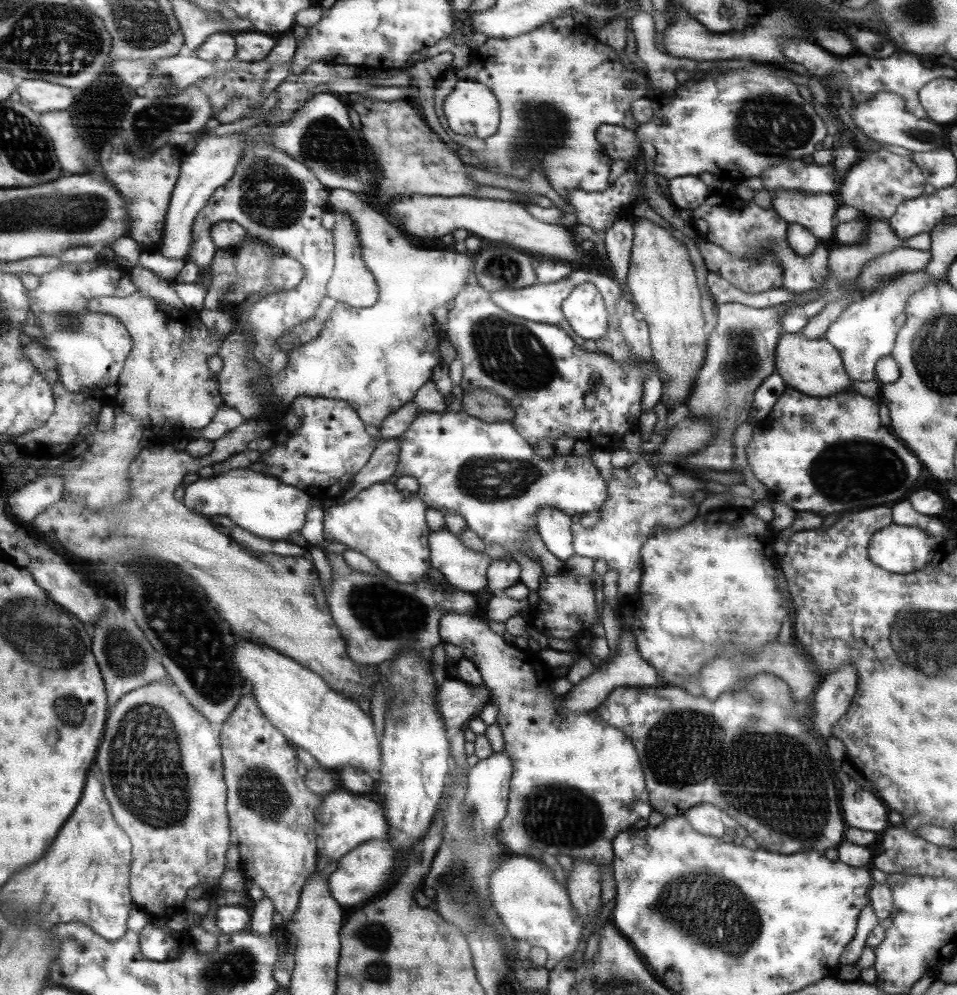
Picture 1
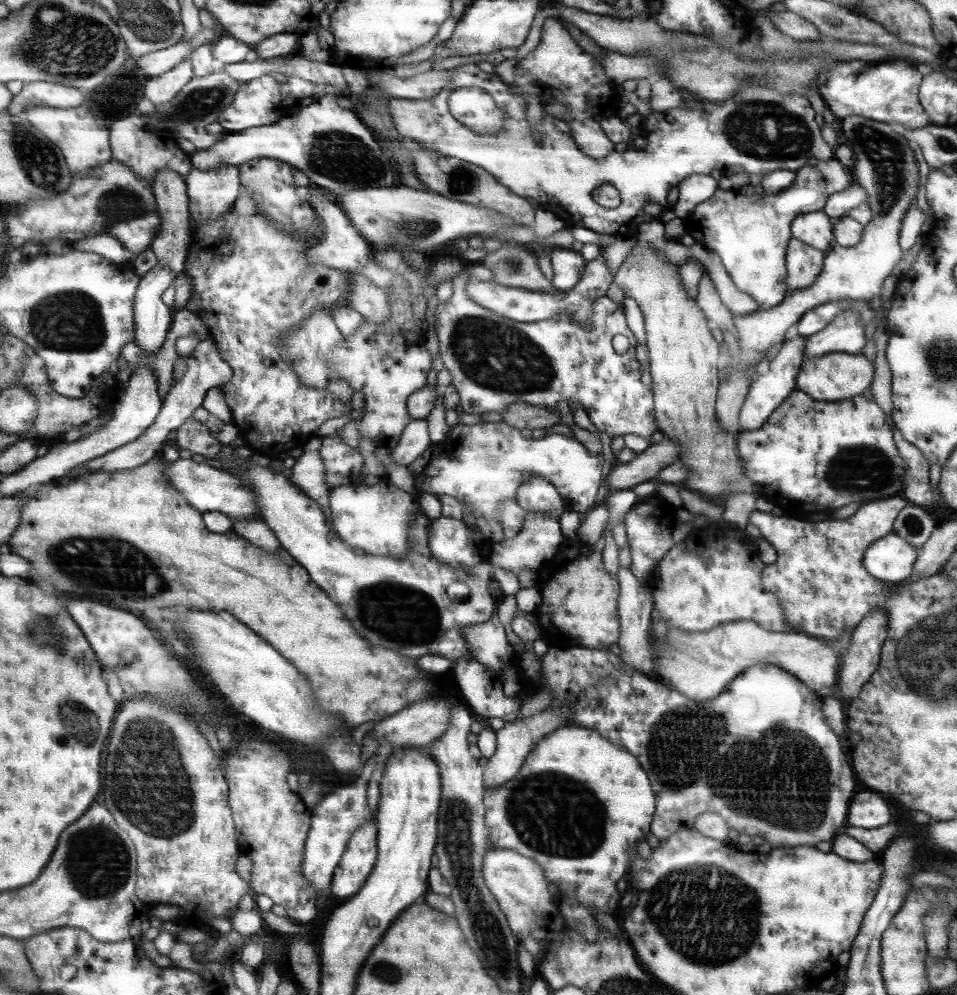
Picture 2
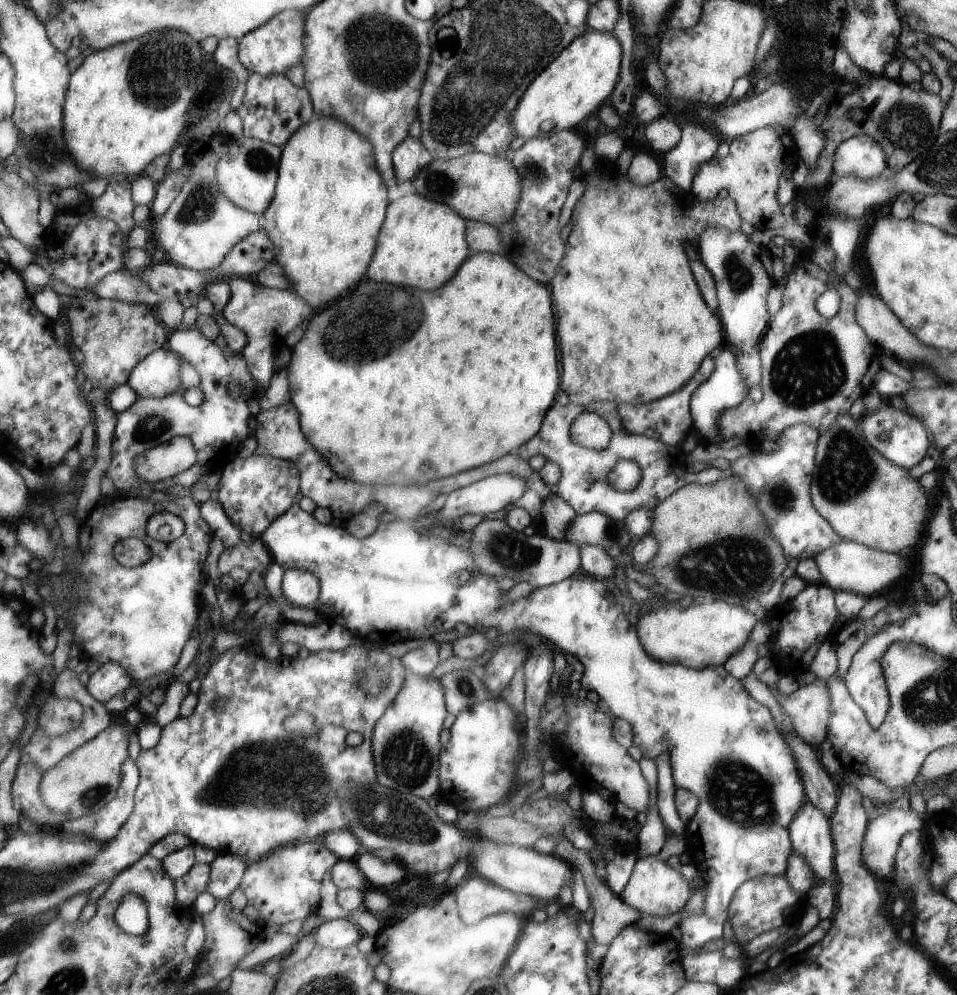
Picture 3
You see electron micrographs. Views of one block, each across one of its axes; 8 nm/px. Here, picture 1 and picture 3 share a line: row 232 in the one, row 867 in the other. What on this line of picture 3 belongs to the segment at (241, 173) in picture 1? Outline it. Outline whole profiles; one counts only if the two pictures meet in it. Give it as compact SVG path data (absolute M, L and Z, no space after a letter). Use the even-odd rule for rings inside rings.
M317 839L310 842L286 843L270 852L257 863L250 863L244 871L240 888L246 896L245 903L252 904L260 913L262 924L286 924L298 918L316 914L320 904L322 878L332 870L338 857ZM197 862L185 875L176 879L177 900L185 911L191 911L196 898L207 890L210 873L208 863Z

